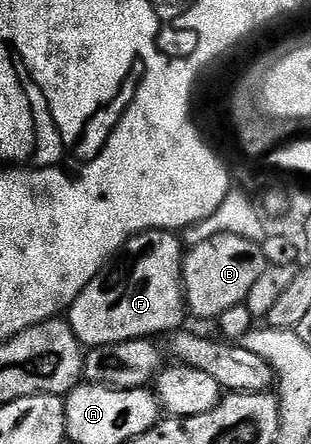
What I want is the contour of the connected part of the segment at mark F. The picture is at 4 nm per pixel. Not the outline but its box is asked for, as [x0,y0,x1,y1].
[69,229,185,347]

